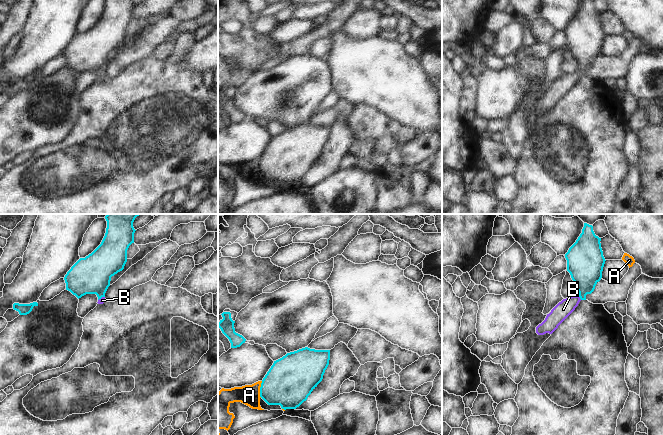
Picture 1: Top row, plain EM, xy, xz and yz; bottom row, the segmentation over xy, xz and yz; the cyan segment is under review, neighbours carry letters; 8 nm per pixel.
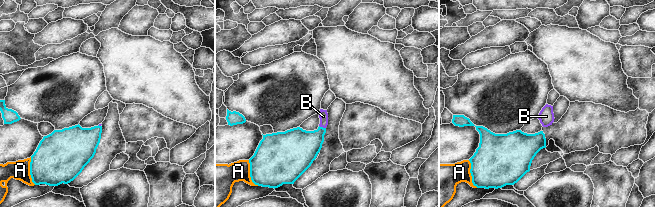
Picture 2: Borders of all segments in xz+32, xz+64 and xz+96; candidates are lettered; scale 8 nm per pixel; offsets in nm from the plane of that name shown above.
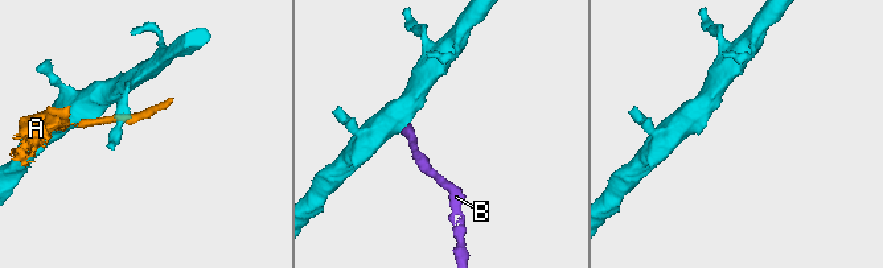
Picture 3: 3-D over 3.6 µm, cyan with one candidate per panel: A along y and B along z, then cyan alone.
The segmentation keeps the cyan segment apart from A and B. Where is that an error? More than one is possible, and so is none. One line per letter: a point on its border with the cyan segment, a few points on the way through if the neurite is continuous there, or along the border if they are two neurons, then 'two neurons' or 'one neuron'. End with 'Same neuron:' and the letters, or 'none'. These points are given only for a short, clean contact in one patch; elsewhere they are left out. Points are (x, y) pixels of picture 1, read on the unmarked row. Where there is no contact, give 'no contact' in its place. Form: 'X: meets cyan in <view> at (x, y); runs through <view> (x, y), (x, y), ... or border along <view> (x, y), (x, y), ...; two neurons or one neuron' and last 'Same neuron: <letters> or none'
A: meets cyan in xz at (260, 165); two neurons
B: meets cyan in yz at (580, 74); runs through yz (585, 44), (585, 61), (580, 74), (574, 76), (563, 85); one neuron
Same neuron: B

